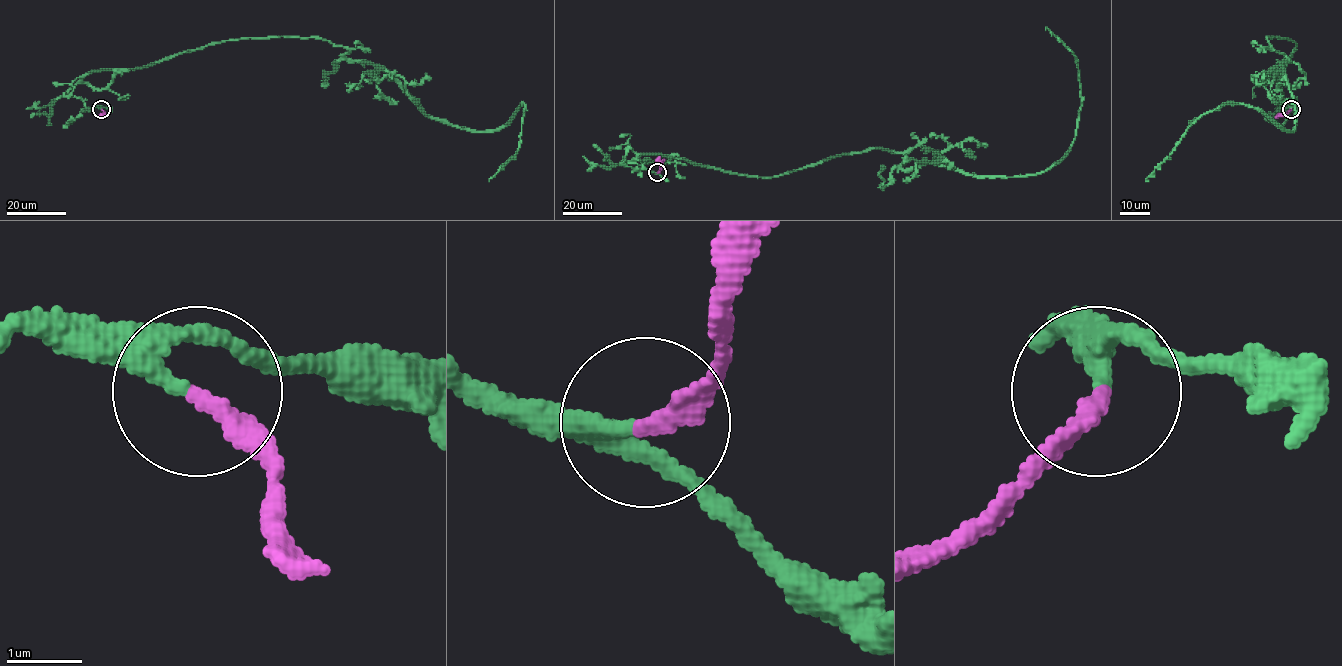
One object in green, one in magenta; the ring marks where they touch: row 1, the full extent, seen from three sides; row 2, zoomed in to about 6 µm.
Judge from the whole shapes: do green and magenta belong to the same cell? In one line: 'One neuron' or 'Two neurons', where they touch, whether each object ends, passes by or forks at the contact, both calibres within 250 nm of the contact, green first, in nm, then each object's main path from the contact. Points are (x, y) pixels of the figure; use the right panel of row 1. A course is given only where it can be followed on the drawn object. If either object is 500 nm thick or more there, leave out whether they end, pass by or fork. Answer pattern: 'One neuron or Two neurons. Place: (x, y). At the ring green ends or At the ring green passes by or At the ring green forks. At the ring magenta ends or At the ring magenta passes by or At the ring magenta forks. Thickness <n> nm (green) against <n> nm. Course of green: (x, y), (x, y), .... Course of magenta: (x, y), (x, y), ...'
One neuron. Place: (1291, 109). At the ring green passes by. At the ring magenta ends. Thickness 220 nm (green) against 260 nm. Course of green: (1291, 108), (1273, 71), (1296, 44), (1269, 37), (1288, 58), (1292, 131), (1226, 103), (1201, 115), (1146, 182). Course of magenta: (1291, 108), (1284, 115), (1274, 117)

